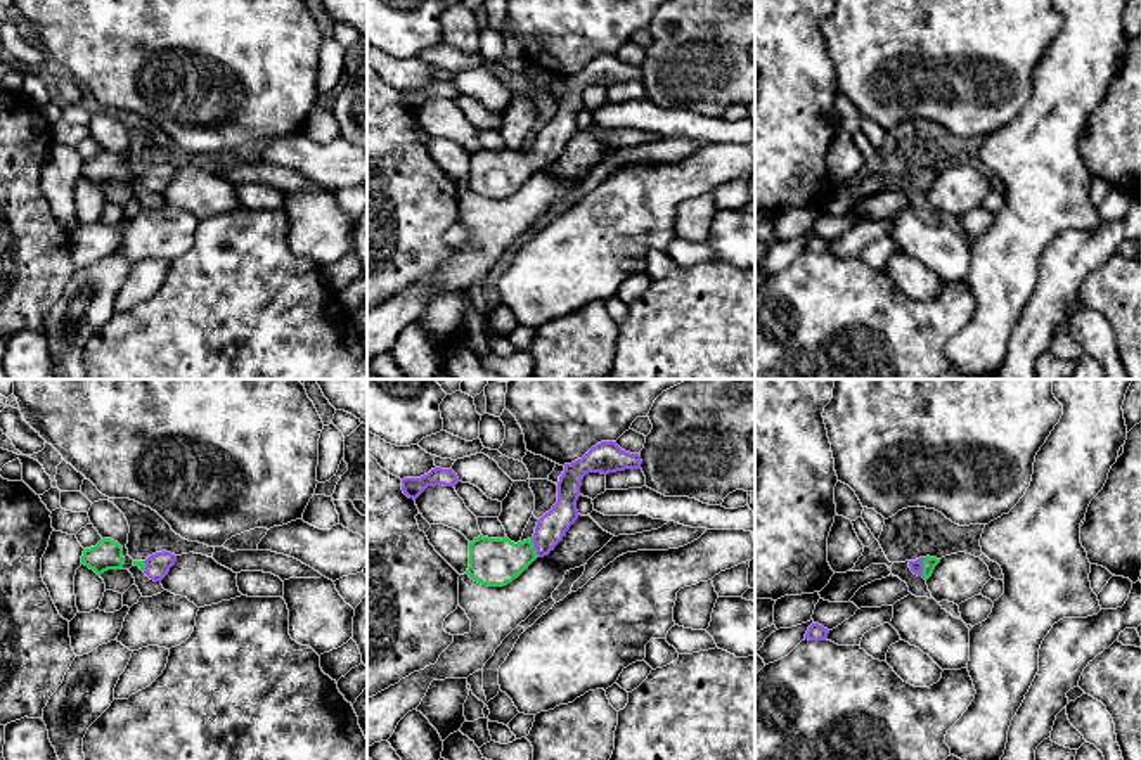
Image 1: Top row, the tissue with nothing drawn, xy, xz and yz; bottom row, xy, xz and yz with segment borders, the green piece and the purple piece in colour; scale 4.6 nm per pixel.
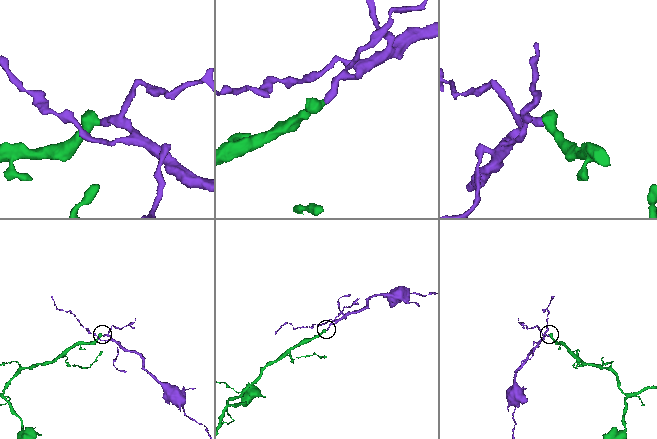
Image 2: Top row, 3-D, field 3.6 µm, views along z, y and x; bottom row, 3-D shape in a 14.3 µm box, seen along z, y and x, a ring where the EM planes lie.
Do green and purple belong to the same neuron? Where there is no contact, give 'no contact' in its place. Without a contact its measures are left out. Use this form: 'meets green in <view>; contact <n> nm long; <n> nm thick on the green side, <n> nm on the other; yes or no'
meets green in yz; contact 100 nm long; 60 nm thick on the green side, 60 nm on the other; yes

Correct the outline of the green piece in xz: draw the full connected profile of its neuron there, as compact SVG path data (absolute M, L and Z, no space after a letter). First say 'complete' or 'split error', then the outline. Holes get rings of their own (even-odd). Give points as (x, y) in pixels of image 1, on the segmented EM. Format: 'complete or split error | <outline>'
split error | M616 441L597 443L582 459L564 464L558 481L558 502L537 521L532 538L514 544L507 537L488 538L480 535L469 542L469 568L466 573L471 580L488 587L511 583L537 557L554 551L578 519L577 500L585 474L641 469L641 464L639 454L622 450Z

